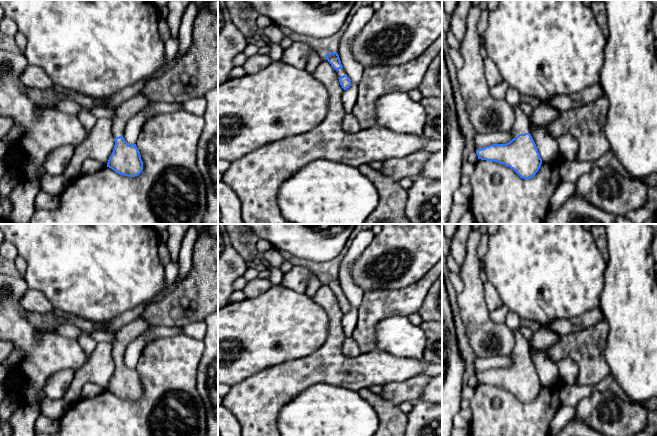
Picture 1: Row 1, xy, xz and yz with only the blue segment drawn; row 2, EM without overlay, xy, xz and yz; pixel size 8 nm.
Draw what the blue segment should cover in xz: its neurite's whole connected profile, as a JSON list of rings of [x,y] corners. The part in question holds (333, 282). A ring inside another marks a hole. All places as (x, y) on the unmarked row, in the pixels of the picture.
[[[330,276],[325,279],[328,286],[336,294],[340,309],[344,314],[348,313],[351,310],[351,304],[347,300],[343,290],[341,288],[339,279],[337,276]]]

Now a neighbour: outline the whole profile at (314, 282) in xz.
[[[316,275],[310,276],[307,281],[305,294],[309,297],[315,295],[315,293],[321,287],[323,281],[324,279],[319,276],[316,276]]]

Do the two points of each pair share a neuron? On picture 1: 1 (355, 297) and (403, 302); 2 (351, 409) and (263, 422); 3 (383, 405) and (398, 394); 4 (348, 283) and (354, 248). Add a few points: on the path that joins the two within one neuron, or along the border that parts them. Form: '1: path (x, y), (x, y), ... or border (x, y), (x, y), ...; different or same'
1: border (364, 291), (362, 302), (358, 309), (357, 321); different
2: border (291, 400), (281, 408), (277, 425); different
3: border (378, 394), (398, 406); different
4: path (346, 274), (346, 264), (350, 257); same

